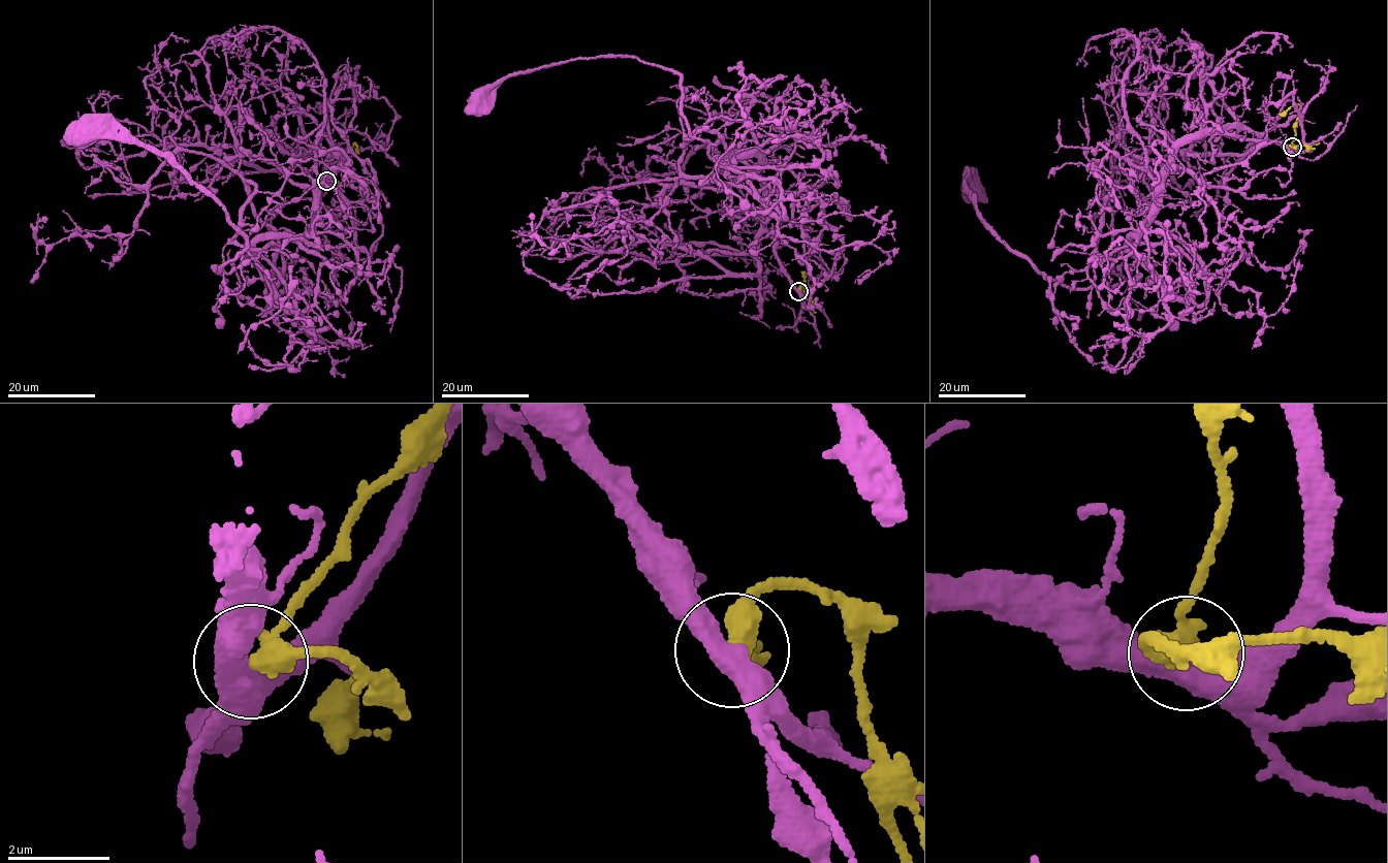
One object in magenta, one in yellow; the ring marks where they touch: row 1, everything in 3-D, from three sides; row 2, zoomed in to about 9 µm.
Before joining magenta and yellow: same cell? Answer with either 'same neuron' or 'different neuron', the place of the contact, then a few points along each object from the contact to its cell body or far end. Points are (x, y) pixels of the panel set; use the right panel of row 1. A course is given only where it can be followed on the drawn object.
different neuron; place (1292, 147); course magenta (1291, 147), (1196, 132), (1176, 151), (1154, 218), (1086, 288), (1038, 274), (985, 227), (963, 194), (972, 193); course yellow (1292, 147), (1299, 106), (1294, 104), (1279, 115)

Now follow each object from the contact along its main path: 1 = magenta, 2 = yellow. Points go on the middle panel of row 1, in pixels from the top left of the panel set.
1: (797, 290), (766, 229), (757, 157), (712, 159), (670, 69), (573, 59), (509, 74), (476, 102)
2: (798, 290), (805, 291), (801, 272)

